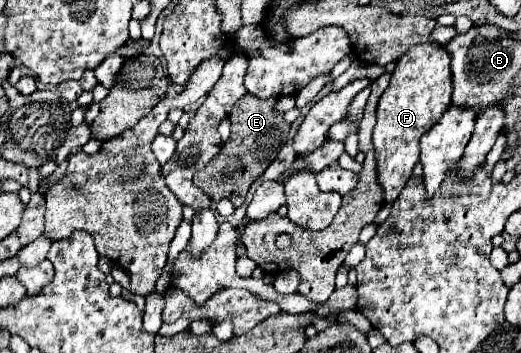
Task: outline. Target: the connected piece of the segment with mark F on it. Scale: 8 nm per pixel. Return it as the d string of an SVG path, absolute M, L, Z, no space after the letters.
M425 43L409 49L391 73L391 83L379 99L377 125L373 129L373 145L377 155L377 179L383 187L385 203L393 203L409 181L419 161L419 139L427 133L451 105L451 67L449 53L441 45Z

